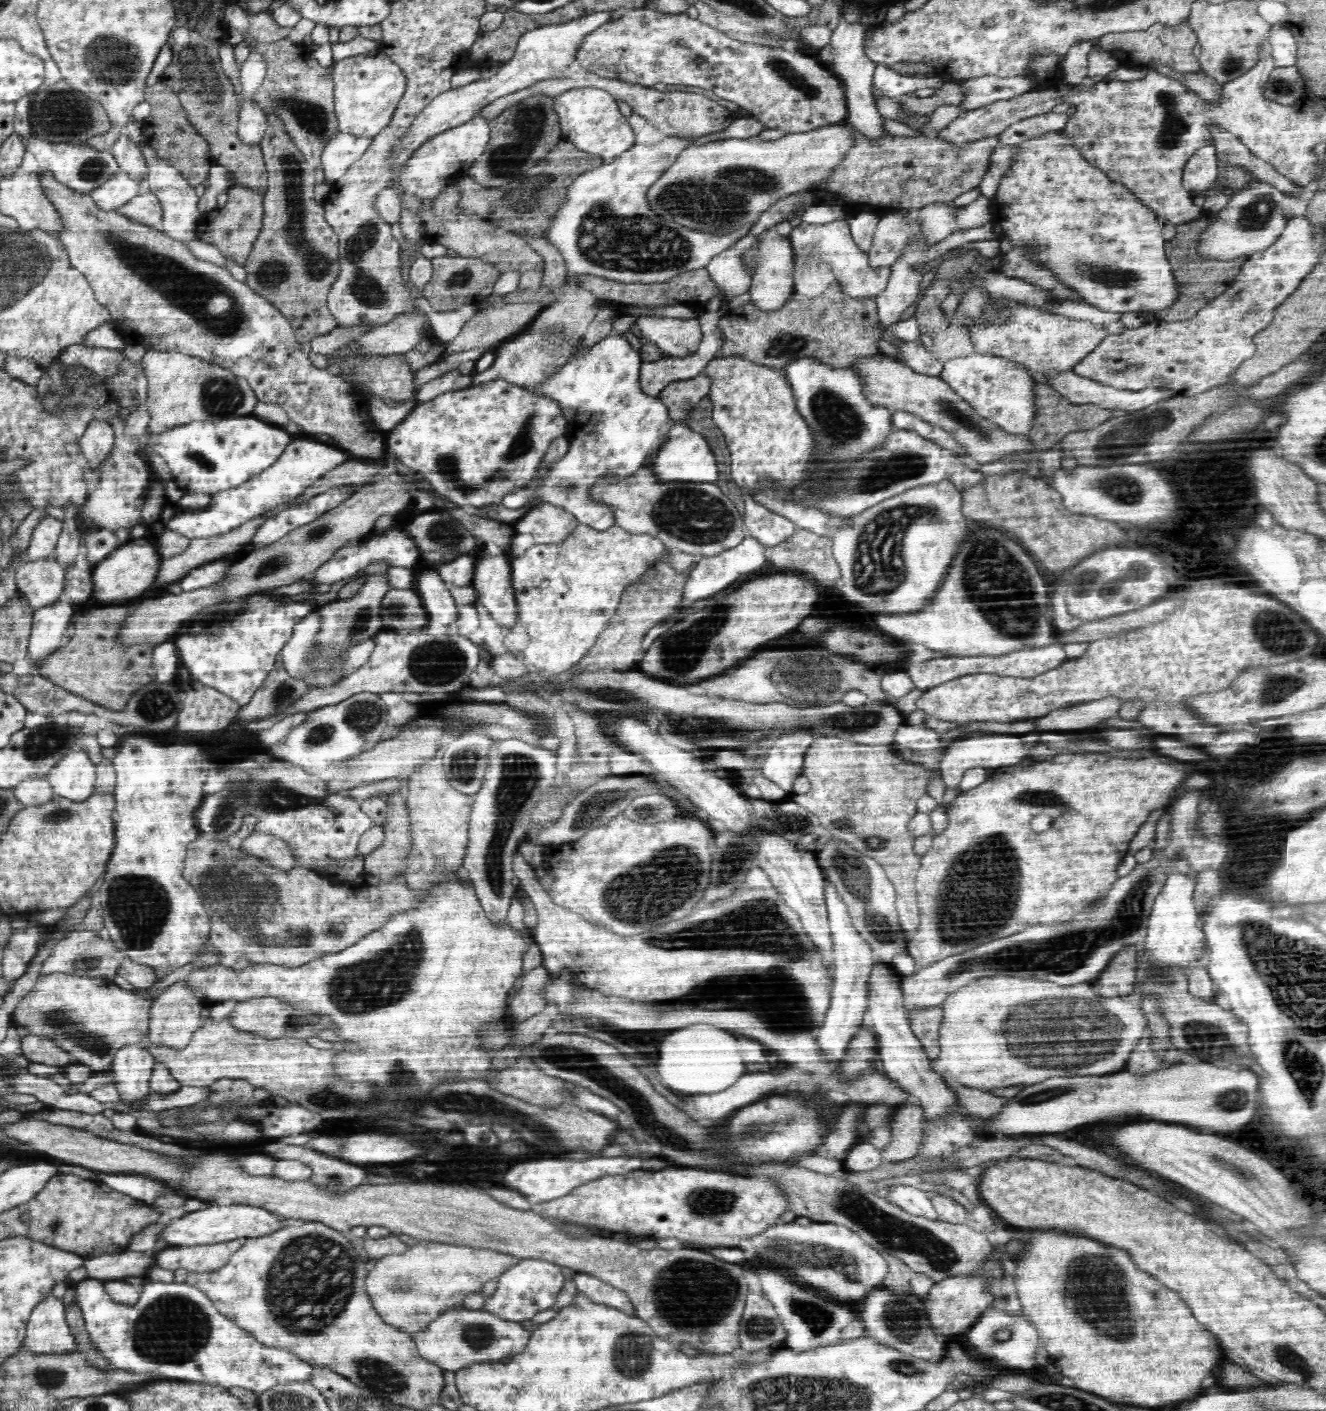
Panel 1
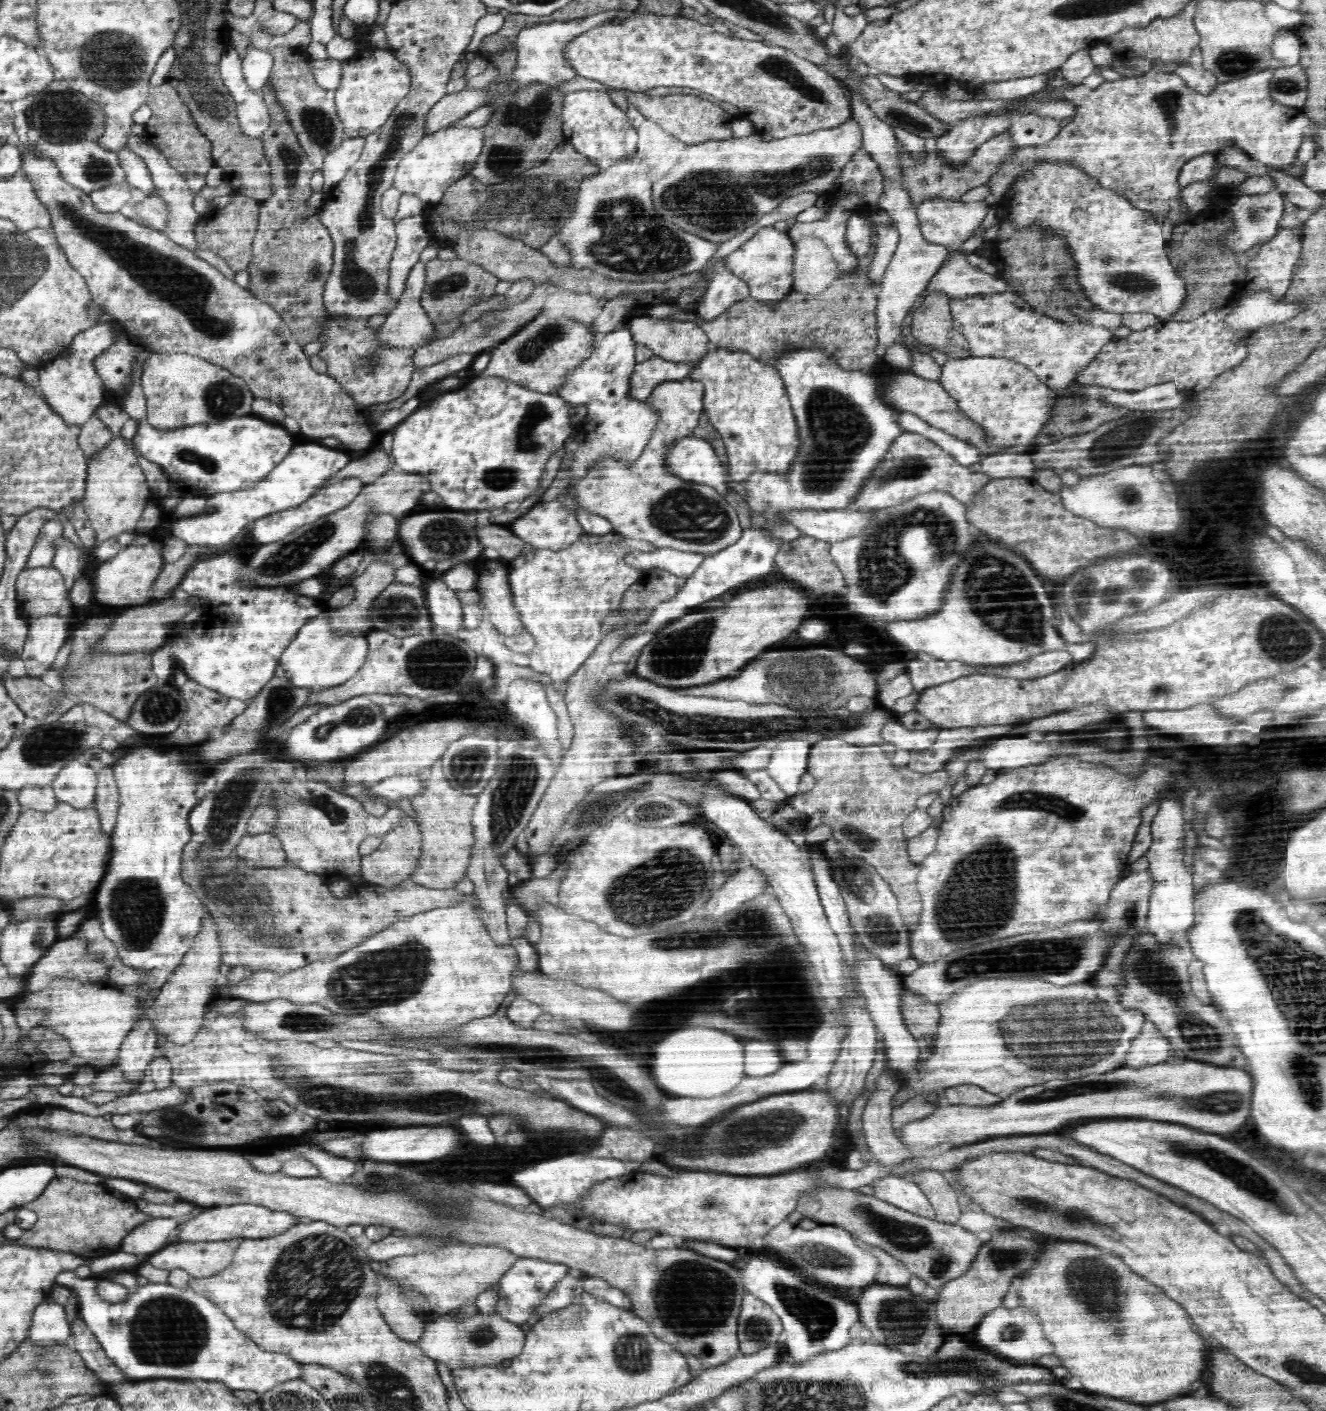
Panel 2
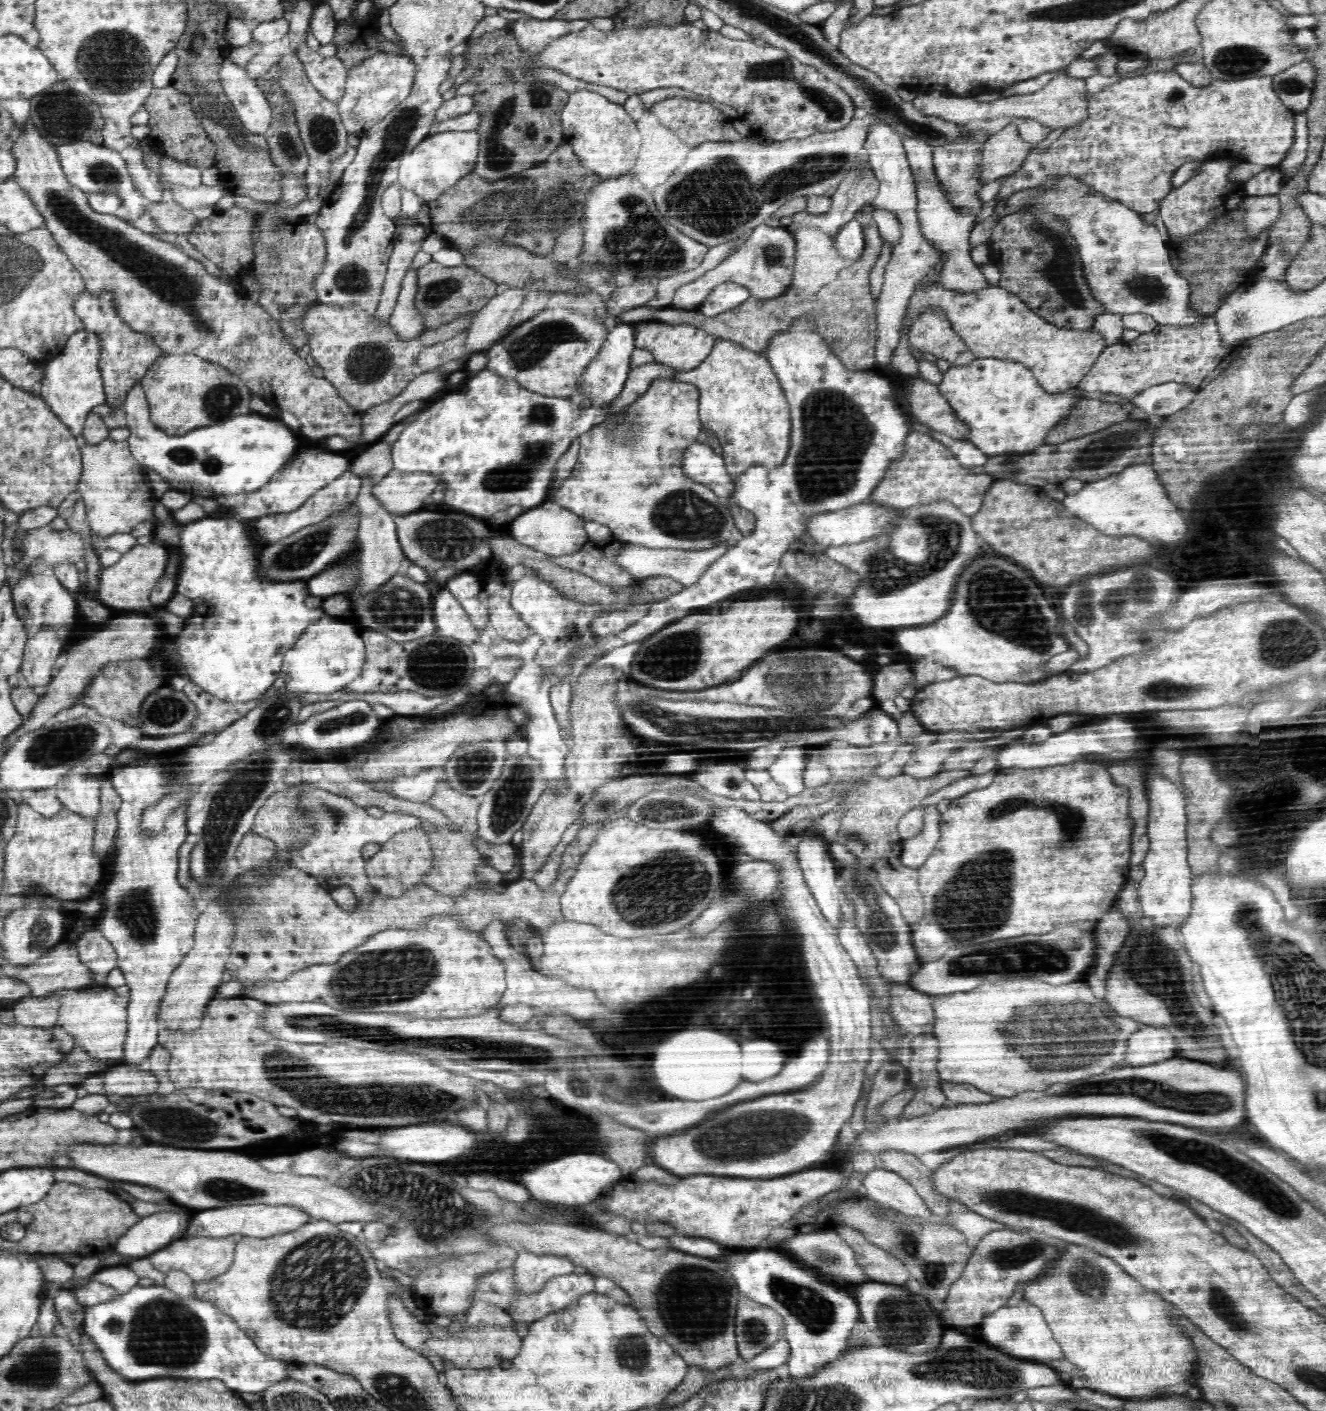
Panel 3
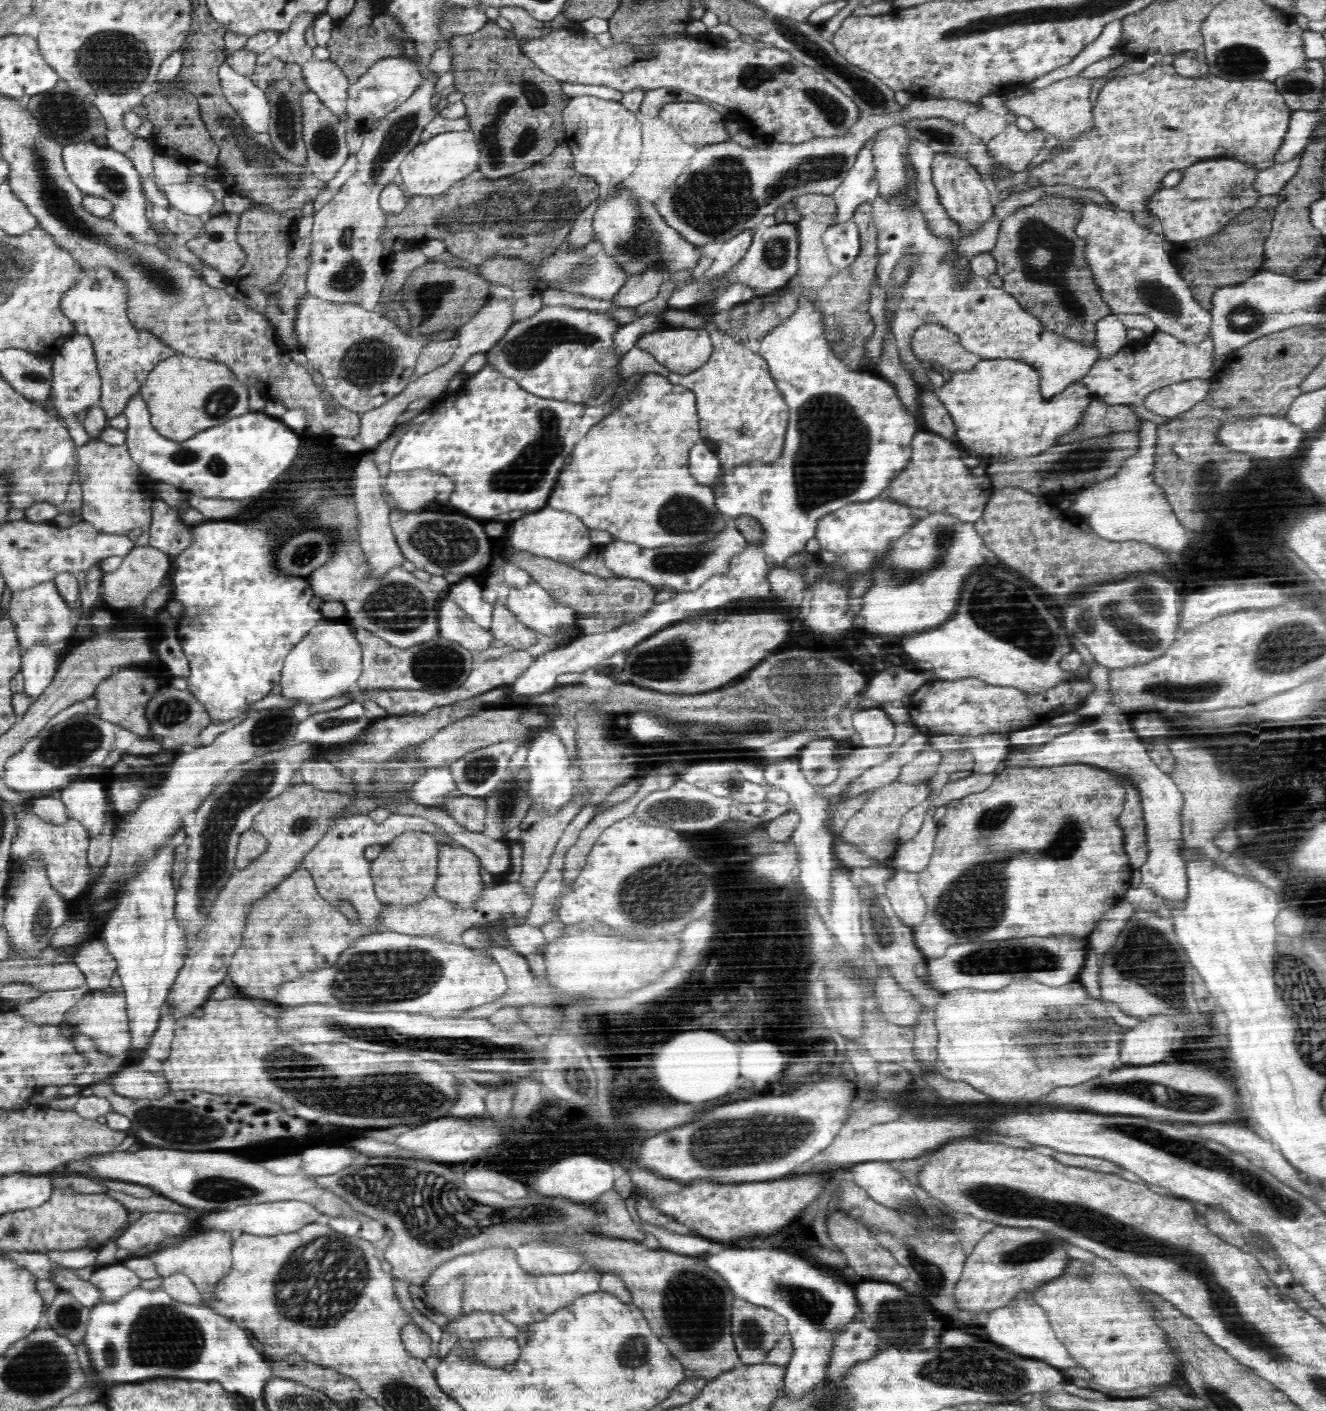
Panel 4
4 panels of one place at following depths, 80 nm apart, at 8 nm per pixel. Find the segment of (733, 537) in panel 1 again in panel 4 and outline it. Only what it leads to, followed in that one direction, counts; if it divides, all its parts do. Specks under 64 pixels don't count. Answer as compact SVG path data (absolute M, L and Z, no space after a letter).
M646 373L638 382L637 387L632 389L623 399L620 392L626 390L626 380L620 382L619 389L615 390L615 393L610 397L595 398L593 402L594 407L603 406L606 402L612 402L615 398L619 404L612 414L608 414L602 421L595 424L580 441L576 443L573 453L571 454L570 464L563 468L560 473L558 482L553 488L550 495L547 506L552 507L554 510L566 511L575 514L582 519L582 522L591 530L605 530L609 532L614 540L624 541L637 544L645 549L659 549L663 546L688 546L688 545L700 545L703 542L710 541L716 534L722 532L724 528L731 525L731 521L728 520L715 505L715 494L711 486L700 484L698 481L692 478L692 474L688 474L688 452L690 448L701 442L701 436L699 435L699 418L697 415L696 397L695 394L684 388L682 385L672 384L666 377L659 375L658 373Z

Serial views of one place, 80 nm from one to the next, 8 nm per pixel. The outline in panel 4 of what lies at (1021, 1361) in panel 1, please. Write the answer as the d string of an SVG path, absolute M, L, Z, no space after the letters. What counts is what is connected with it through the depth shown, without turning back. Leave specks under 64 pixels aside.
M1032 1295L1028 1297L1028 1300L1018 1302L1018 1306L1010 1304L1004 1308L993 1310L989 1316L986 1324L988 1338L991 1342L996 1342L996 1345L1002 1349L1026 1356L1026 1358L1038 1358L1056 1368L1076 1368L1078 1366L1078 1362L1074 1362L1070 1358L1068 1350L1058 1340L1054 1329L1048 1322L1048 1315L1044 1314L1044 1309L1036 1304L1036 1299L1032 1298Z

